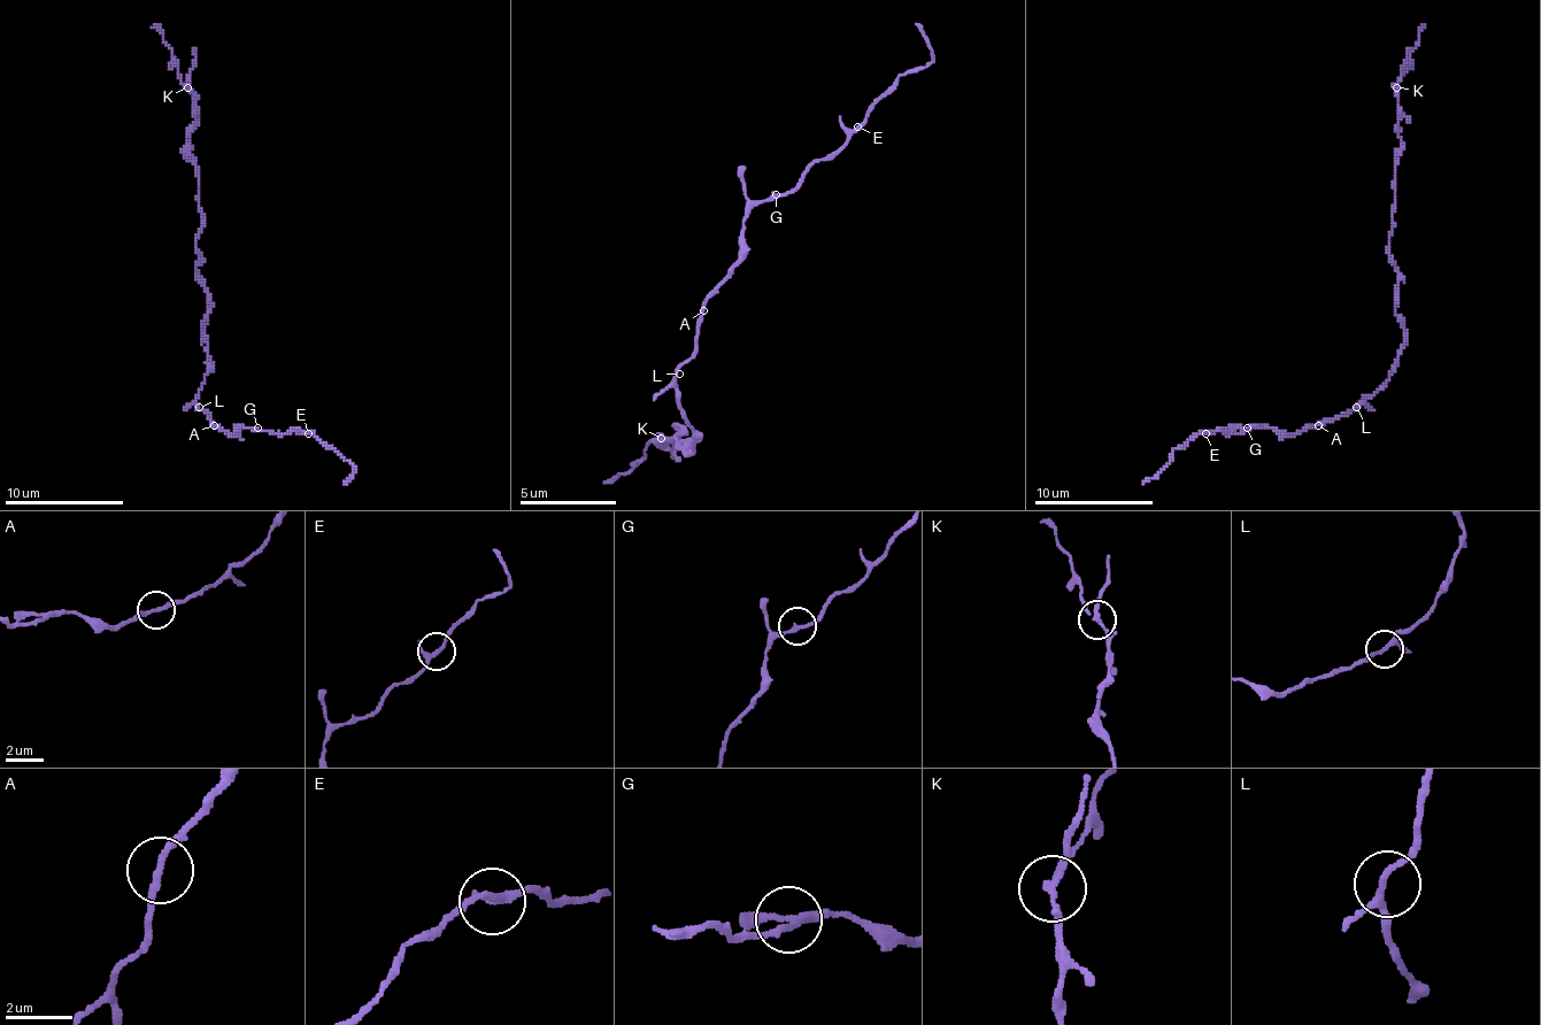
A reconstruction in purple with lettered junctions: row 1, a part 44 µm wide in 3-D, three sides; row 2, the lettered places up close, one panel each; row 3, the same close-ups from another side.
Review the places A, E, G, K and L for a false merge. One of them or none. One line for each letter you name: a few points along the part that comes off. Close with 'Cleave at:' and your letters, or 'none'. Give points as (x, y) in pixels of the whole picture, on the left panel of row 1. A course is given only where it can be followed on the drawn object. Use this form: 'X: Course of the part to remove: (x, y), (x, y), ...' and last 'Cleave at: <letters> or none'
K: Course of the part to remove: (186, 86), (154, 24)
Cleave at: K

